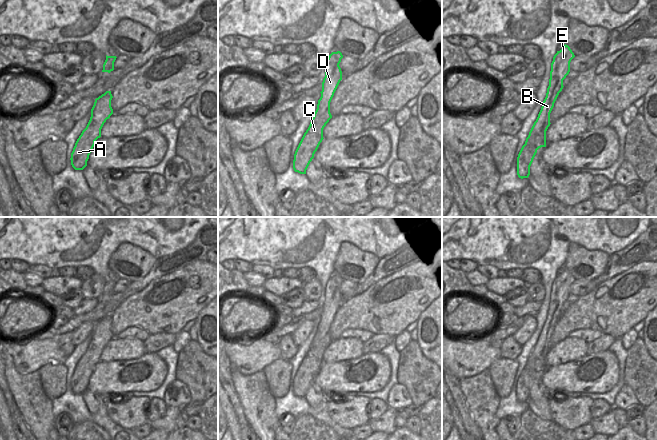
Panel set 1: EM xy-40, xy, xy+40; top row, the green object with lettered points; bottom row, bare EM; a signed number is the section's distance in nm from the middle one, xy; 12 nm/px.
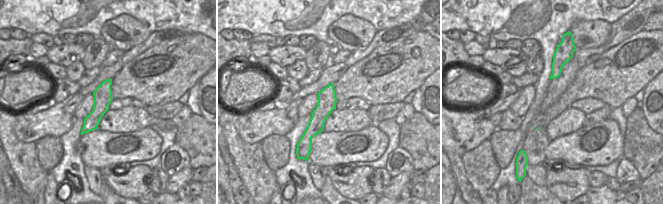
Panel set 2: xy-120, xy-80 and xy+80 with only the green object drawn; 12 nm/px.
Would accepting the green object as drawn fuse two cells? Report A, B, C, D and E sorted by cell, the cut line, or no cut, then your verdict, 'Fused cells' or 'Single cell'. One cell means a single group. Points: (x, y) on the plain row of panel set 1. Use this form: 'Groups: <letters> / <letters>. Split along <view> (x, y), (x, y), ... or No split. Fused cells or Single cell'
Groups: A C / B D E. Split along xy (329, 332), (318, 342), (313, 342). Fused cells.

